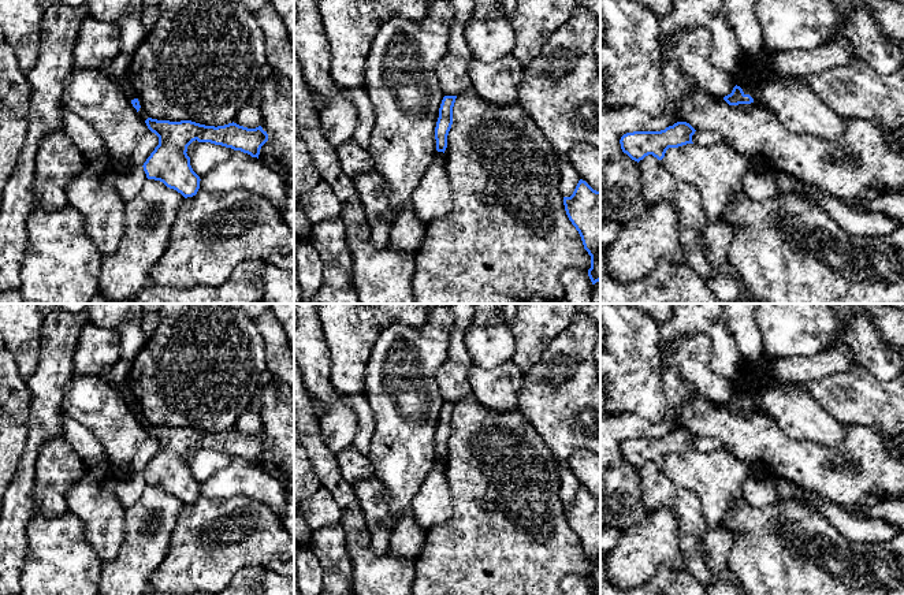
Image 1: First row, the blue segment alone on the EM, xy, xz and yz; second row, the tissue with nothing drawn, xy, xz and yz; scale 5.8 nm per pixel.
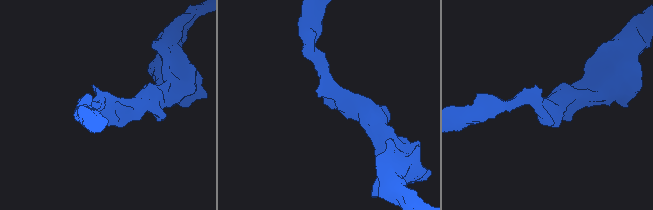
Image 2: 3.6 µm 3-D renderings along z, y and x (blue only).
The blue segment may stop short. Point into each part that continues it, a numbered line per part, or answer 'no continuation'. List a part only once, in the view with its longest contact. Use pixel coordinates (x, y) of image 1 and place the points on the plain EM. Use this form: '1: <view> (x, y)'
no continuation

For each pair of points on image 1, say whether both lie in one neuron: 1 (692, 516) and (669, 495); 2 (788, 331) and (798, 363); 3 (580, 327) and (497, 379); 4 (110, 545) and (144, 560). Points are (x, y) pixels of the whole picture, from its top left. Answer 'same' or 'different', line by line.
1: same
2: different
3: different
4: different

